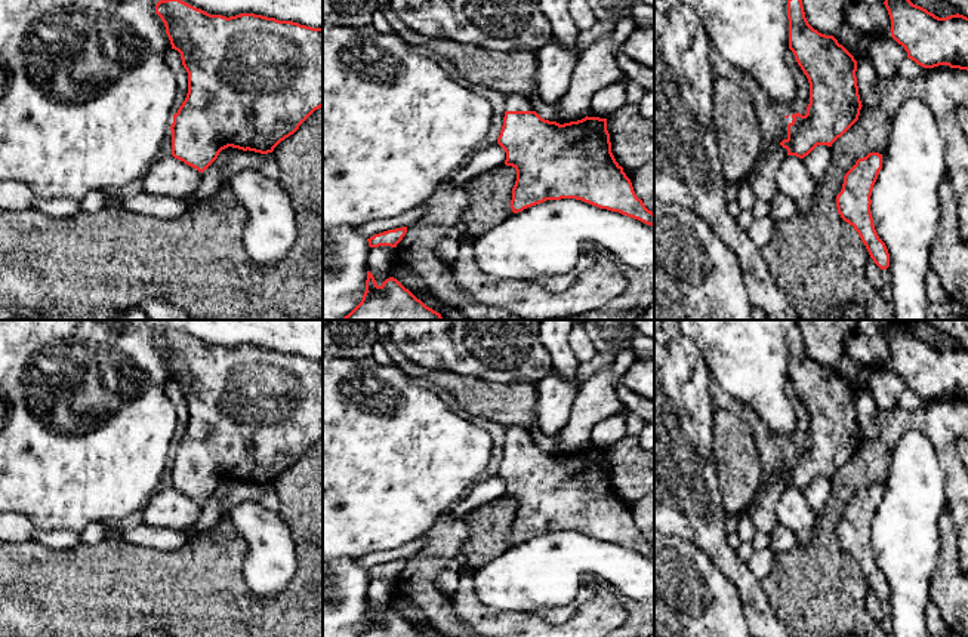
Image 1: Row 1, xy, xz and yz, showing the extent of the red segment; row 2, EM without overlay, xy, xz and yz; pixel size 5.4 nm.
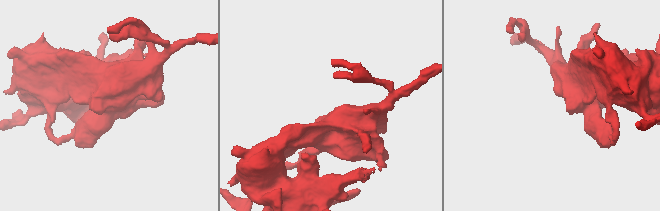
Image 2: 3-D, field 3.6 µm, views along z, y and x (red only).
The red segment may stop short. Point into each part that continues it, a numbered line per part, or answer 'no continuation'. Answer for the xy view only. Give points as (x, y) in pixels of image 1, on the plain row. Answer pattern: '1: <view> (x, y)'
no continuation

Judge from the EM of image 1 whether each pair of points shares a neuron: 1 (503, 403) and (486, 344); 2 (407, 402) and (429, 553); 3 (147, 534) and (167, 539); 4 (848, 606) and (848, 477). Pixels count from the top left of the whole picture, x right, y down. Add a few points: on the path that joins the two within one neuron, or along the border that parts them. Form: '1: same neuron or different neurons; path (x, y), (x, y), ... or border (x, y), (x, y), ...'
1: different neurons; border (464, 374), (498, 382), (529, 382), (532, 385)
2: different neurons; border (447, 511), (425, 535)
3: same neuron; path (151, 537), (163, 539)
4: same neuron; path (826, 574), (826, 522), (834, 510)

